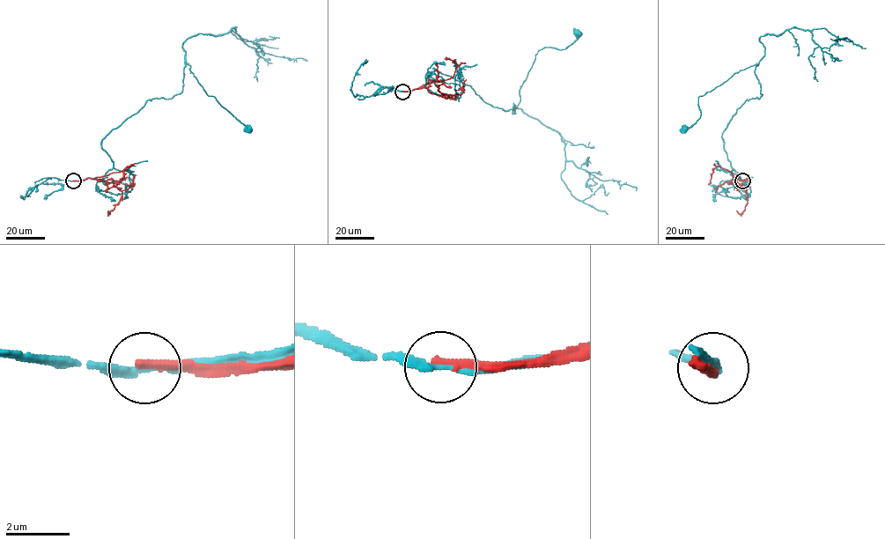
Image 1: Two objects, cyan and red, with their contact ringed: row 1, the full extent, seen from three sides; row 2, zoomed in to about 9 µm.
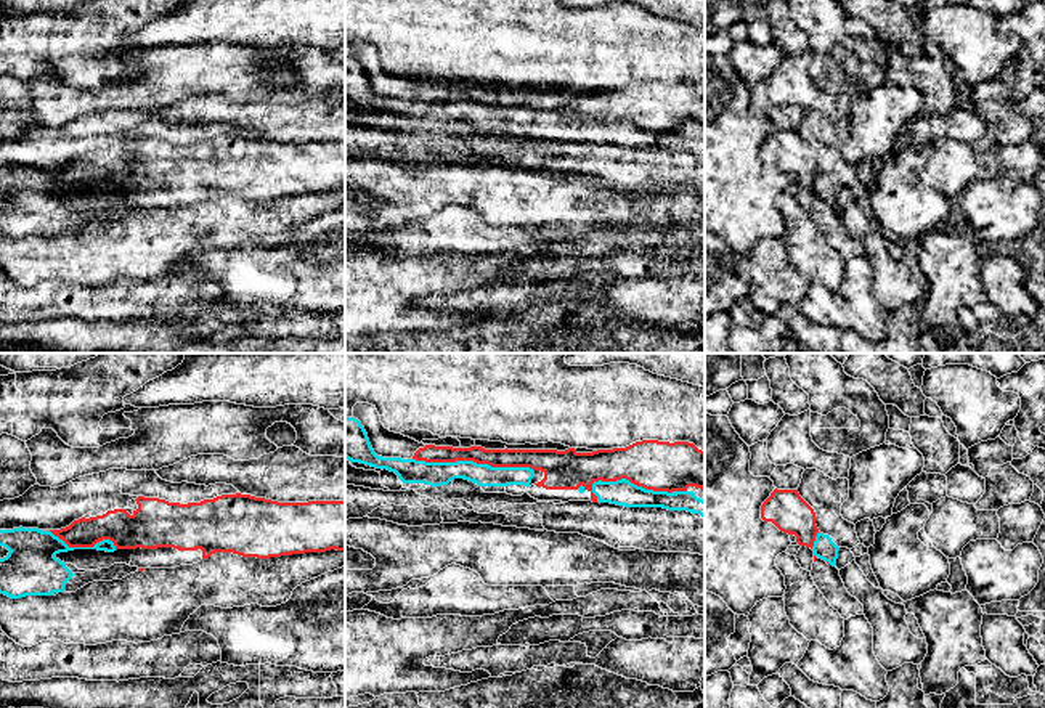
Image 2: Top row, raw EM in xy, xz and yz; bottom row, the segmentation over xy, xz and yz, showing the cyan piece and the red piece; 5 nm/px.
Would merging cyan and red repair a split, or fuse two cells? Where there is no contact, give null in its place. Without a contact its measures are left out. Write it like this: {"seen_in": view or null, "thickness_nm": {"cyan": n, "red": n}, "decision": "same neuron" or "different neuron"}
{"seen_in": "xz", "thickness_nm": {"cyan": 130, "red": 100}, "decision": "different neuron"}

